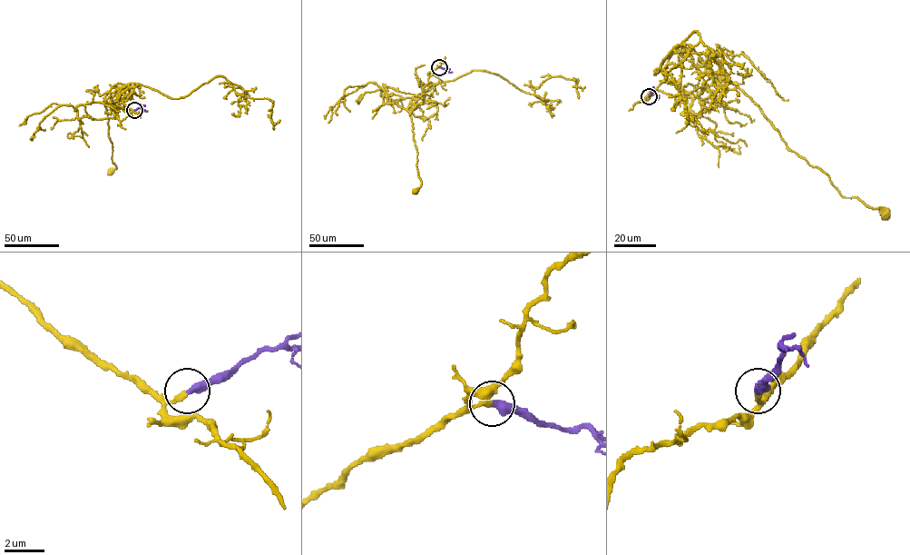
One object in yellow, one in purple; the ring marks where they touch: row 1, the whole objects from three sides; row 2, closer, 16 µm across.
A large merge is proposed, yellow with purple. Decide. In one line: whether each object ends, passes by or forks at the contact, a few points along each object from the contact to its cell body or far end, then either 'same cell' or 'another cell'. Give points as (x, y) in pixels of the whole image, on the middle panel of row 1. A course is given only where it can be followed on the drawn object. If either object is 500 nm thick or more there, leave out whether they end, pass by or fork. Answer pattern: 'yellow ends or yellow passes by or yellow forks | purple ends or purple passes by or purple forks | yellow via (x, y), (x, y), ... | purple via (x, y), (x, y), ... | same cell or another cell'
yellow ends | purple ends | yellow via (439, 67), (428, 73), (428, 88), (407, 108), (417, 152), (417, 174), (421, 181), (415, 191) | purple via (439, 67), (452, 72) | same cell

